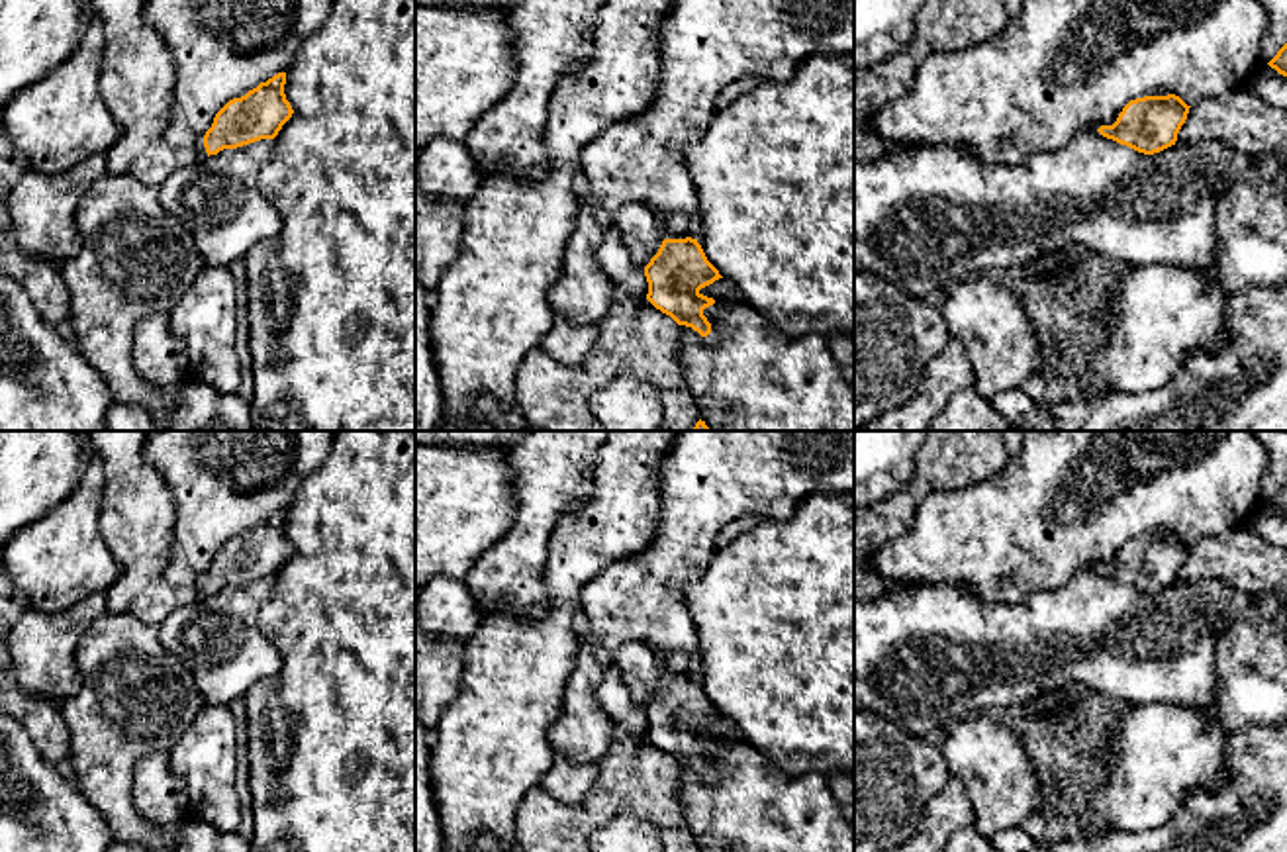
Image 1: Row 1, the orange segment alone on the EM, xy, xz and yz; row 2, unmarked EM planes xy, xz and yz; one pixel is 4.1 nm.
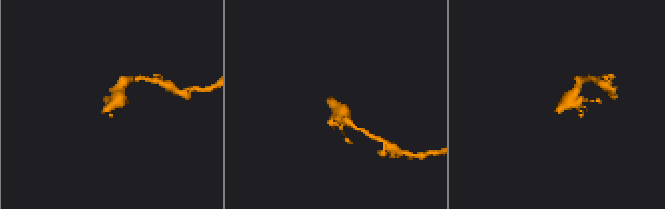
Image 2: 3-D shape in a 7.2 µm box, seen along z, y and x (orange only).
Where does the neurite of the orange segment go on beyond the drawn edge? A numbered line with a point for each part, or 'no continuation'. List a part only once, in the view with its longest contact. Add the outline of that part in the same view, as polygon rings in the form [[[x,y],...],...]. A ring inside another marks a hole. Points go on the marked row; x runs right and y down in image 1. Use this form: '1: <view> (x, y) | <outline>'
1: xz (639, 230) | [[[623,204],[611,217],[611,227],[619,233],[631,259],[643,268],[658,253],[664,241],[658,215],[643,204]]]

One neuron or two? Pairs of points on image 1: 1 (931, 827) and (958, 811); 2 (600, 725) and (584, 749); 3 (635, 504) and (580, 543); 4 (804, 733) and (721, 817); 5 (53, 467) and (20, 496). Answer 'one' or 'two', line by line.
1: one
2: one
3: one
4: two
5: one

